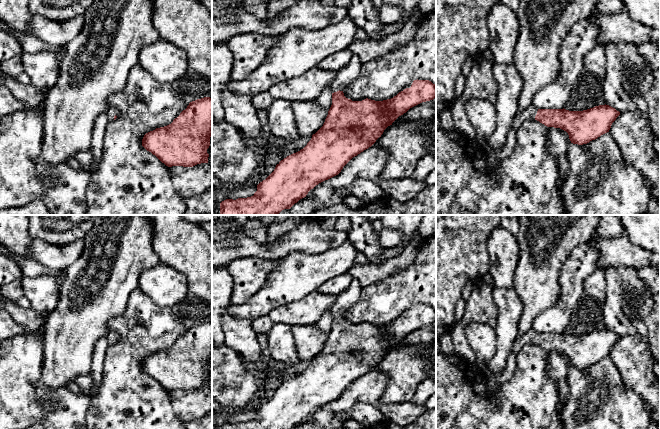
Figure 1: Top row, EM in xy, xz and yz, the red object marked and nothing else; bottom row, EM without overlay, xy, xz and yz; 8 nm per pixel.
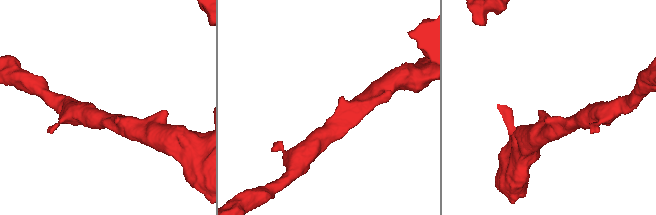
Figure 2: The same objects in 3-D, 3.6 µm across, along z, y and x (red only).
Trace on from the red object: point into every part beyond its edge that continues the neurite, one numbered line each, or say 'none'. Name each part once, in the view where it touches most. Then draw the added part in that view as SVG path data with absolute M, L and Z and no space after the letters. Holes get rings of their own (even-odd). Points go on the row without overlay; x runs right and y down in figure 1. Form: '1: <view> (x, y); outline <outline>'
1: xz (346, 299); outline M353 279L349 287L336 295L337 299L333 306L331 307L331 315L332 317L337 315L343 315L344 312L356 304L360 299L360 283L358 280Z

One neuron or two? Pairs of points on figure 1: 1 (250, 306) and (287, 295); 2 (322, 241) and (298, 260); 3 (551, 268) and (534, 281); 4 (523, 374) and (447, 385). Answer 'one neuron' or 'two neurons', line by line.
1: one neuron
2: two neurons
3: one neuron
4: one neuron

